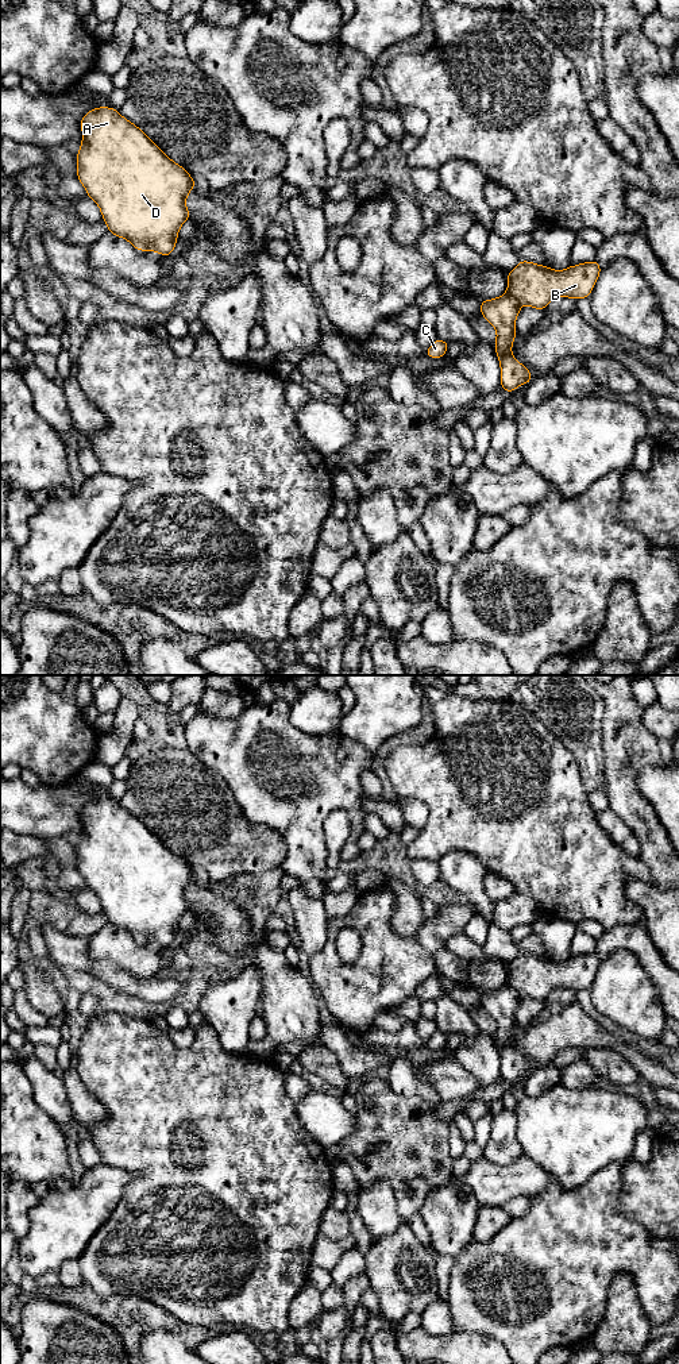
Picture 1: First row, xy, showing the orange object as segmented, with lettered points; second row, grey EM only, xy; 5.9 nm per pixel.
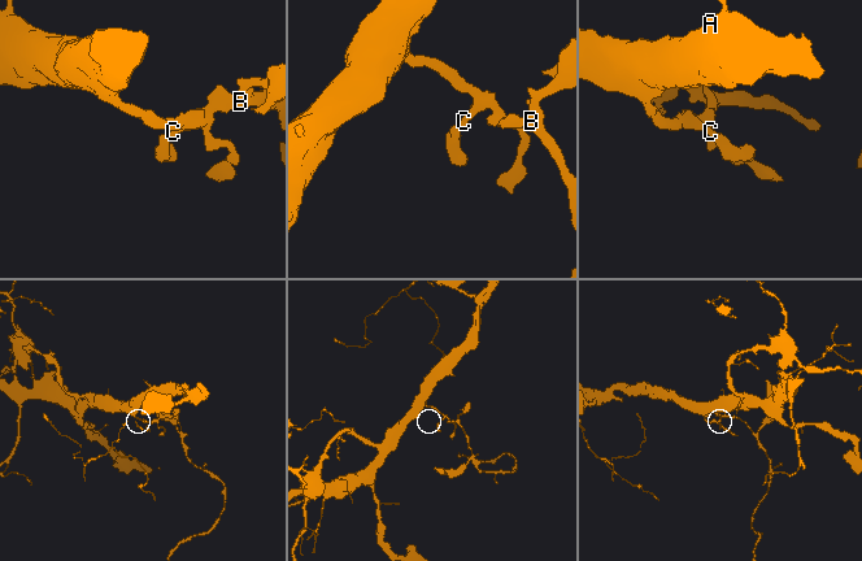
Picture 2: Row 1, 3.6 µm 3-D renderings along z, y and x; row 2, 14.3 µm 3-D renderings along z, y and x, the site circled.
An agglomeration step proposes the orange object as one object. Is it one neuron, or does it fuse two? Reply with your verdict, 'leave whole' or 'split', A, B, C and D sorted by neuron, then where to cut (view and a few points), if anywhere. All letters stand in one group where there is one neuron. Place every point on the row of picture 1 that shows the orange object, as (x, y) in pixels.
split; groups A C D / B; cut xy (506, 292), (521, 304)

